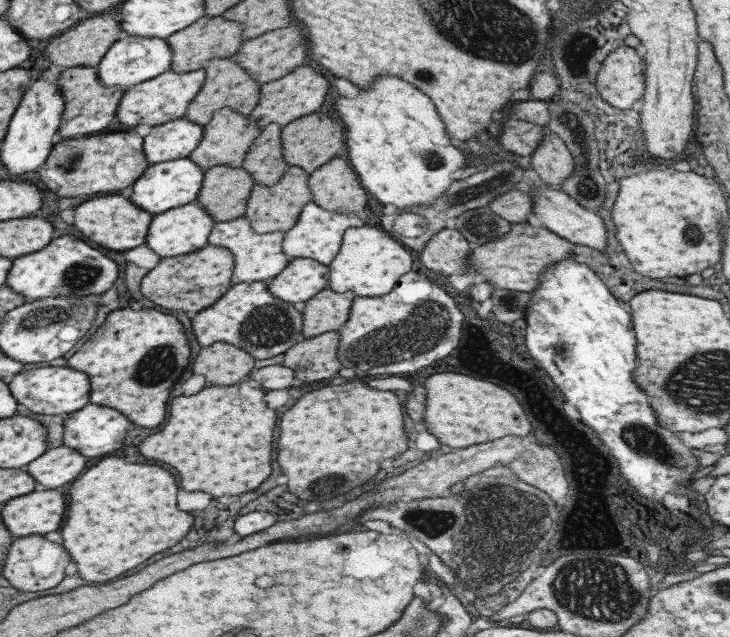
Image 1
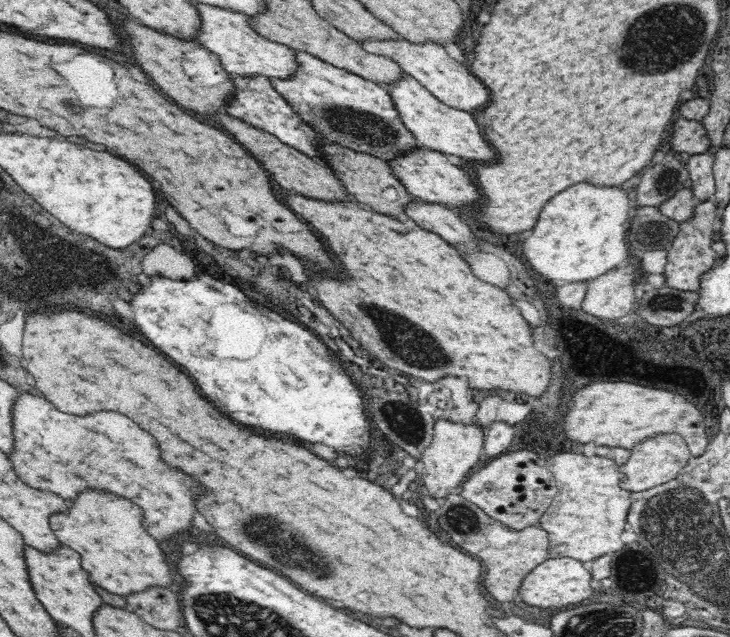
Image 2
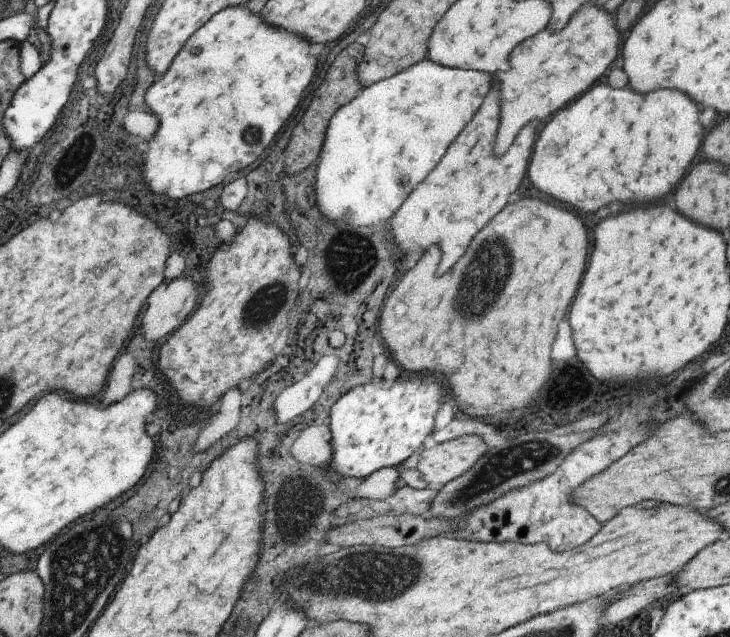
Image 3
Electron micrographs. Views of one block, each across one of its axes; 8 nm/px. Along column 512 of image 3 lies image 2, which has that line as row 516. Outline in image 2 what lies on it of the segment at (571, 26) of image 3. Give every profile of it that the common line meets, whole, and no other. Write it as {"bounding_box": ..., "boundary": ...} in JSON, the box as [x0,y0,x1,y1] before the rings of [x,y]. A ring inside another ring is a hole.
{"bounding_box":[48,490,172,597],"boundary":[[[82,490],[68,502],[68,510],[54,512],[48,522],[62,544],[80,554],[80,565],[92,584],[126,597],[152,586],[170,587],[172,570],[158,542],[142,528],[142,514],[126,498],[100,490]]]}

